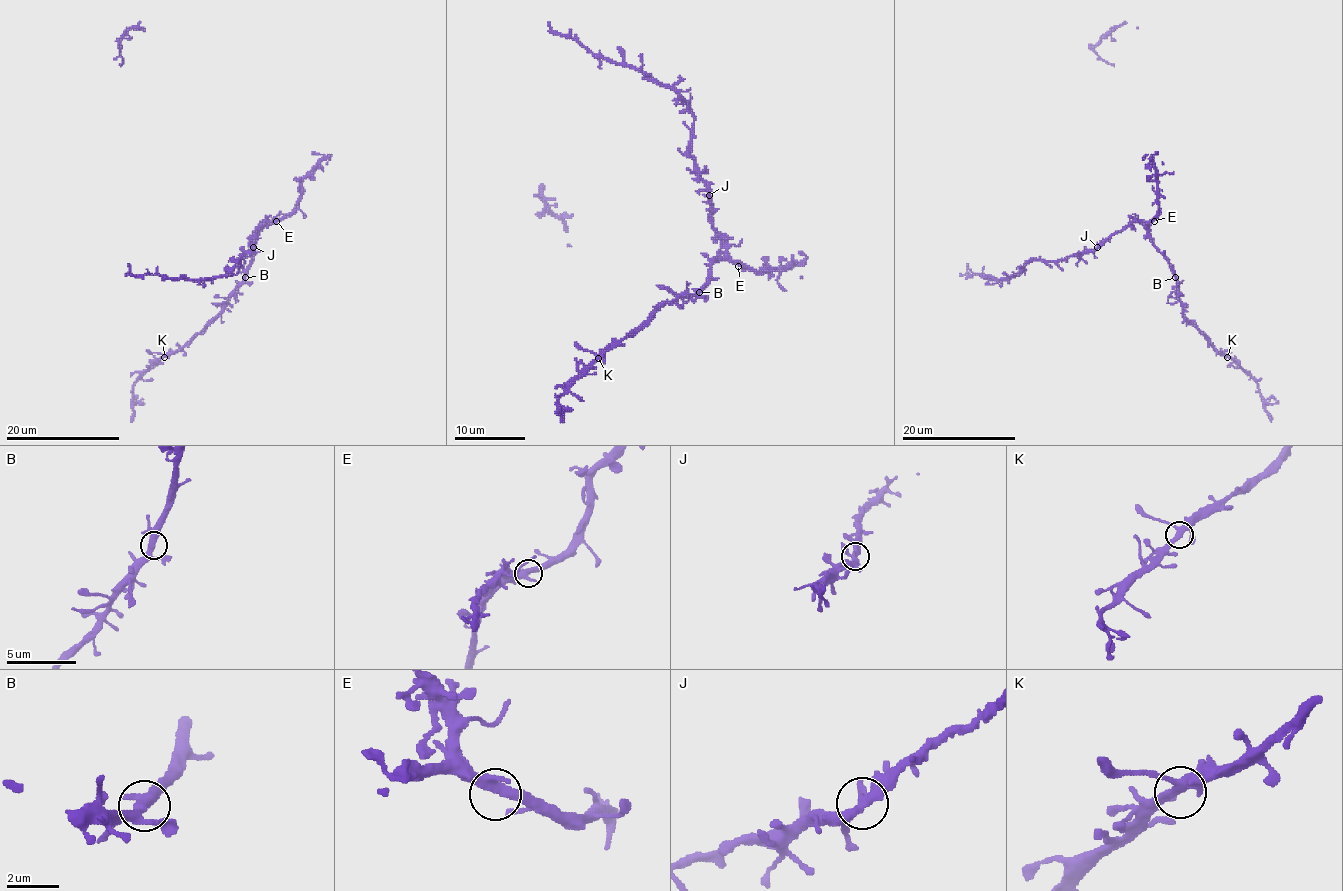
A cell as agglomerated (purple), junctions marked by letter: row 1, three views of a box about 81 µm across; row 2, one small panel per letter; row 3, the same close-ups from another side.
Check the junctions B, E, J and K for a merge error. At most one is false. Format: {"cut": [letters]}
{"cut": []}

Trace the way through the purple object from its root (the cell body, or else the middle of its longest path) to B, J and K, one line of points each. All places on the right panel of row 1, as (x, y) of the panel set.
B: (1151, 219), (1151, 242), (1168, 262), (1175, 277)
J: (1151, 219), (1132, 221), (1122, 231), (1111, 234), (1097, 248)
K: (1151, 219), (1151, 242), (1168, 262), (1176, 280), (1176, 296), (1182, 313), (1227, 357)

